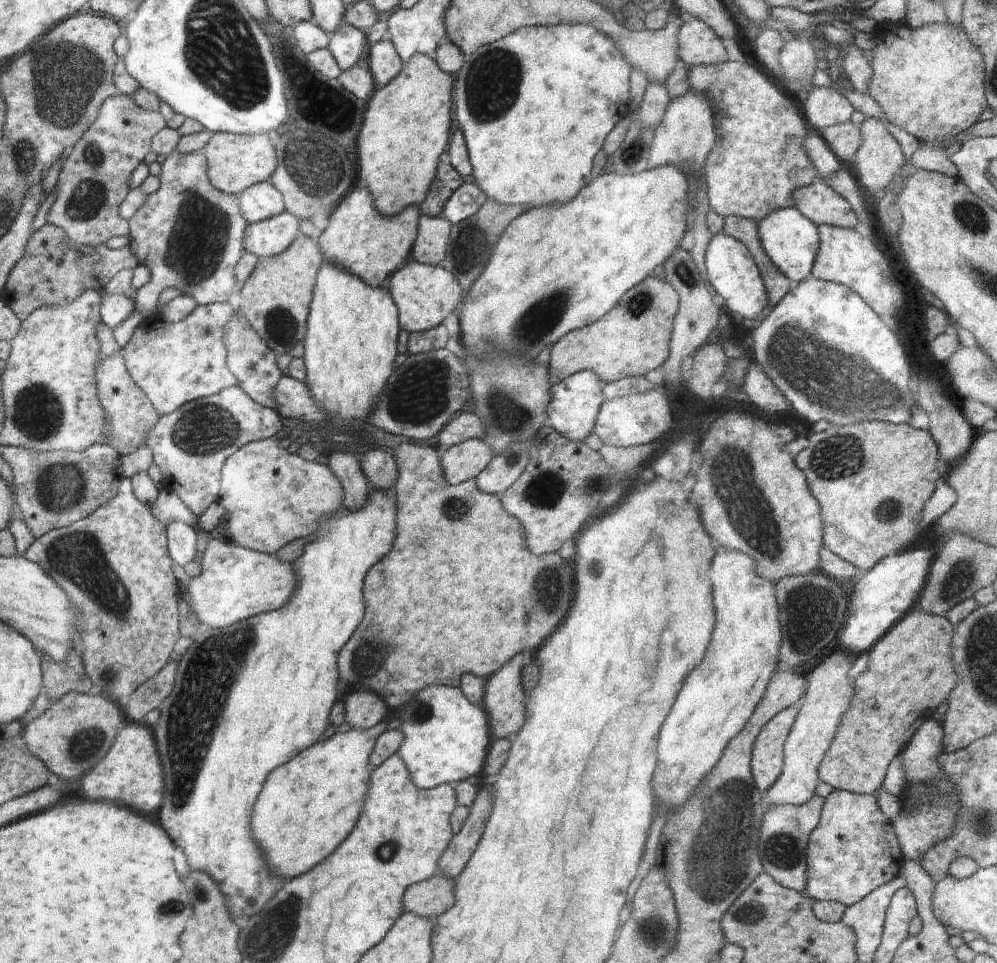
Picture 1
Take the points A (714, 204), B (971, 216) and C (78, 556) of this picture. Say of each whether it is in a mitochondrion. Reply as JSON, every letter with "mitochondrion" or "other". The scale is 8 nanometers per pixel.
{"A":"other","B":"mitochondrion","C":"mitochondrion"}

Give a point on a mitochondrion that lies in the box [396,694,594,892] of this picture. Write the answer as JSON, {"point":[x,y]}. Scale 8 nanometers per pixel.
{"point":[422,711]}

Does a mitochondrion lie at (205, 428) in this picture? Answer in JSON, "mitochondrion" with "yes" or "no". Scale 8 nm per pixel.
{"mitochondrion":"yes"}

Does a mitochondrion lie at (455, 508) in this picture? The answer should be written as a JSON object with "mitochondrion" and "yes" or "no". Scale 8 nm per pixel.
{"mitochondrion":"yes"}

